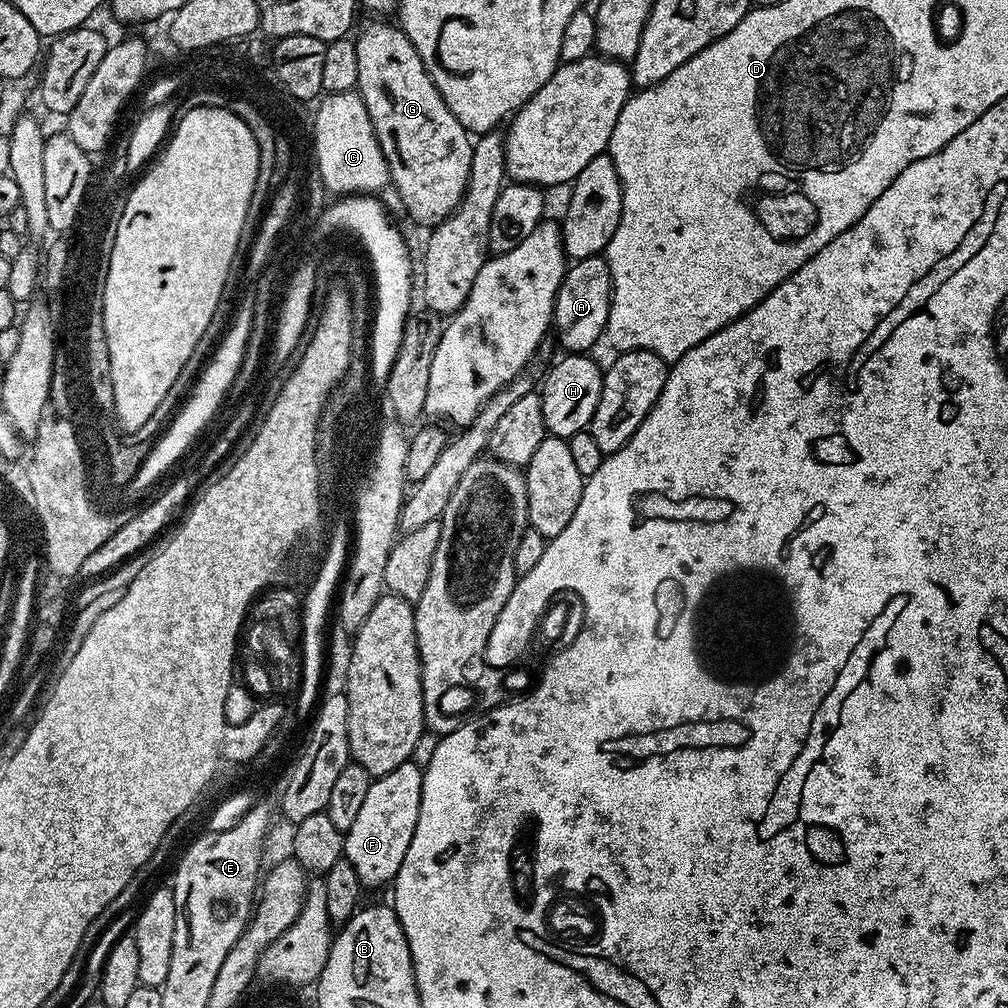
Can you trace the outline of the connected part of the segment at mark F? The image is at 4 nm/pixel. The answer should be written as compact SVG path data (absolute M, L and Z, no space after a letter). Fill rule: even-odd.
M415 759L407 760L402 762L402 766L394 766L390 774L375 777L362 802L358 819L348 832L343 833L343 859L354 866L365 889L391 885L402 866L402 858L406 858L410 838L414 838L422 798L424 770L416 763Z

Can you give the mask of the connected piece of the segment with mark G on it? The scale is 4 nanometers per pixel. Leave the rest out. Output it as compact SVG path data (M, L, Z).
M380 18L371 22L354 36L358 50L356 88L382 146L391 187L396 187L409 218L431 230L462 202L474 140L446 106L404 29Z

